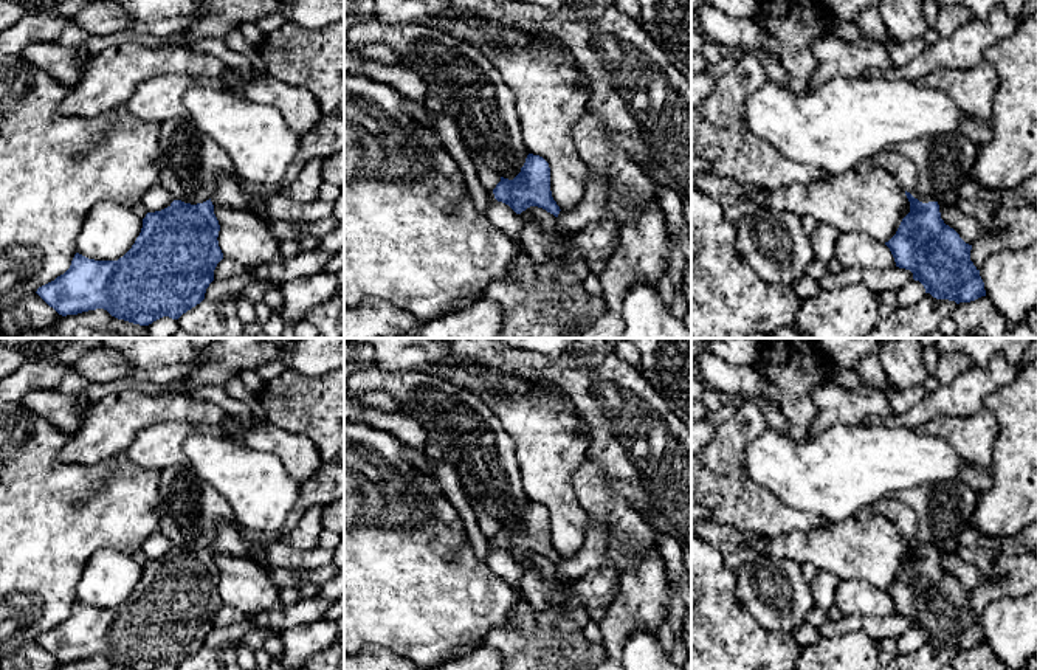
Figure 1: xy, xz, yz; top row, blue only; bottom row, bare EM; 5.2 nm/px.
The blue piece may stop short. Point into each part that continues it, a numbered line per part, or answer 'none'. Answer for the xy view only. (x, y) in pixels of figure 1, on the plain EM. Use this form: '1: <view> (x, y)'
1: xy (230, 537)

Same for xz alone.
1: xz (594, 552)

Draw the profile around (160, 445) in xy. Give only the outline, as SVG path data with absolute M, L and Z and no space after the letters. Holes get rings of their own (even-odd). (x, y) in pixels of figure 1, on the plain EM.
M161 422L141 430L126 454L147 470L161 471L166 467L189 467L184 440L197 430L229 437L222 425L194 427L181 422Z

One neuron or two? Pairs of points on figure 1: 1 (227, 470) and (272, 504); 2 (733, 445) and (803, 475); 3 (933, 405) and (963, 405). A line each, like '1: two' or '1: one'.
1: one
2: two
3: one

